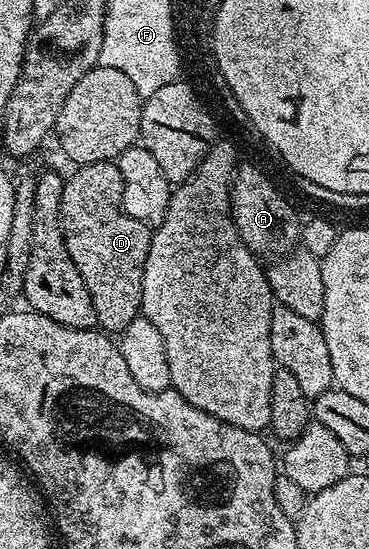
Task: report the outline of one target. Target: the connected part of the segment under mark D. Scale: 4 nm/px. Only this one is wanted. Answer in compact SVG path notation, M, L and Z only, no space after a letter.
M118 162L84 163L74 170L71 176L66 176L61 193L59 217L63 224L65 249L69 249L69 257L73 257L73 265L77 265L81 281L85 281L85 289L89 289L89 297L93 297L96 324L104 332L122 333L125 325L129 325L129 321L133 321L141 313L143 270L145 257L149 257L153 231L123 211L123 182Z

